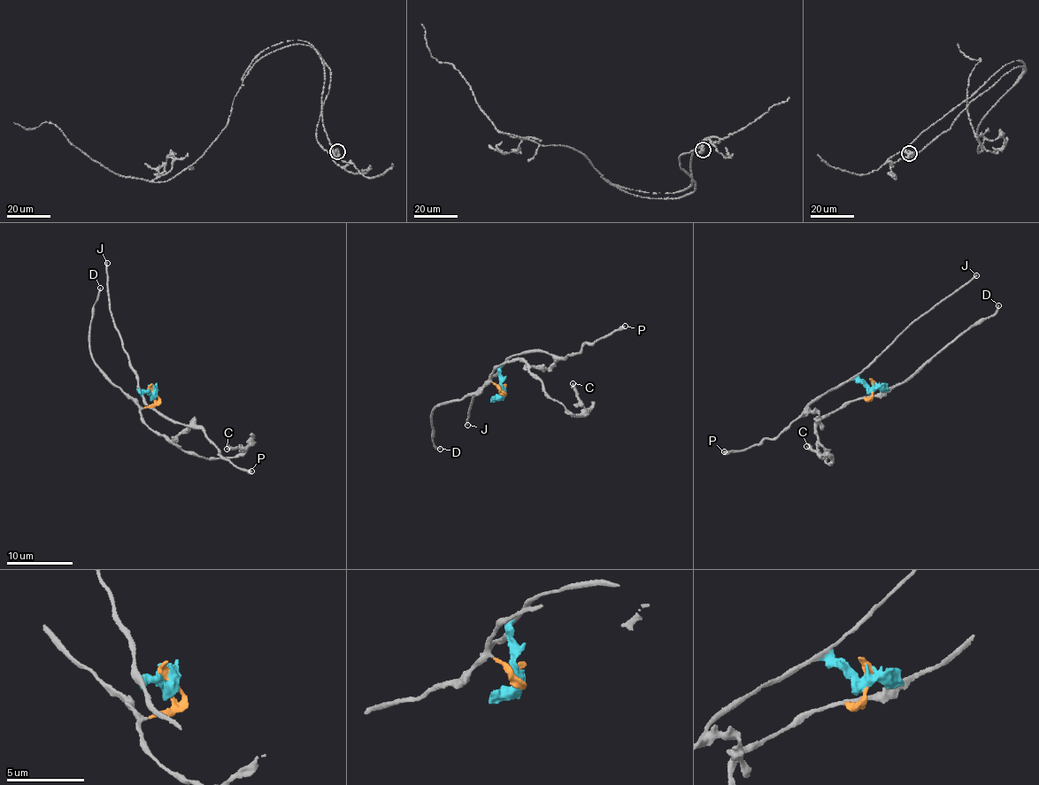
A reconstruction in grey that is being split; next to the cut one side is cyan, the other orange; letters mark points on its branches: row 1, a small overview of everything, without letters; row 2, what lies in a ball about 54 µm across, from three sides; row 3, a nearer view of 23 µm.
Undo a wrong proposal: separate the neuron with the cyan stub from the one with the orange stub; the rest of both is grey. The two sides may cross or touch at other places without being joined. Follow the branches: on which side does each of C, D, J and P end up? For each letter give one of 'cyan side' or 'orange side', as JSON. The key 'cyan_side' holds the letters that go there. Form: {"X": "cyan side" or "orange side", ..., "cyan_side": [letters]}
{"C": "orange side", "D": "orange side", "J": "cyan side", "P": "cyan side", "cyan_side": ["J", "P"]}

